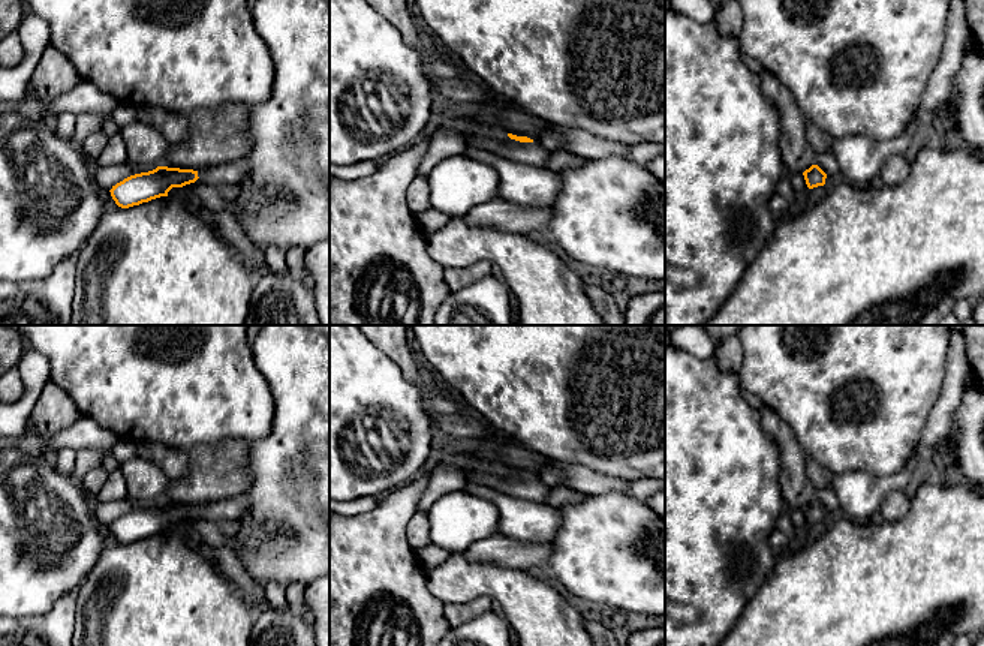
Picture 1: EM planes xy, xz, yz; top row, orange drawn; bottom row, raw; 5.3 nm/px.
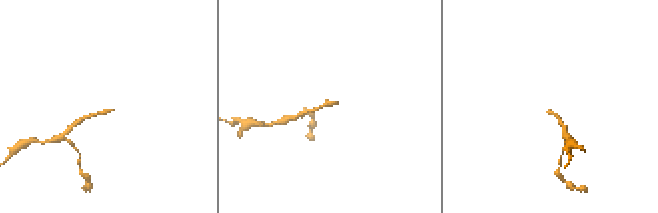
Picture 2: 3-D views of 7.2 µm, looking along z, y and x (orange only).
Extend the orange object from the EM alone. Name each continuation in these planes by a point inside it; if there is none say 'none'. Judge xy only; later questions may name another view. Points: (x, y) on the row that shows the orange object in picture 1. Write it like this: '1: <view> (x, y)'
1: xy (232, 173)

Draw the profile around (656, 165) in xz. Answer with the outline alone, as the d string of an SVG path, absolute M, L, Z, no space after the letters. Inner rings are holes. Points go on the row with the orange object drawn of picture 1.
M665 154L650 159L644 163L644 168L650 171L659 181L665 183Z

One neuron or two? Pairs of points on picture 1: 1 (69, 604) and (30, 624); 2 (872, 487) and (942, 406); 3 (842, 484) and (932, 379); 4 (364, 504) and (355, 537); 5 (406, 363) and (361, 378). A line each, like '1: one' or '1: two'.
1: one
2: one
3: two
4: two
5: two

